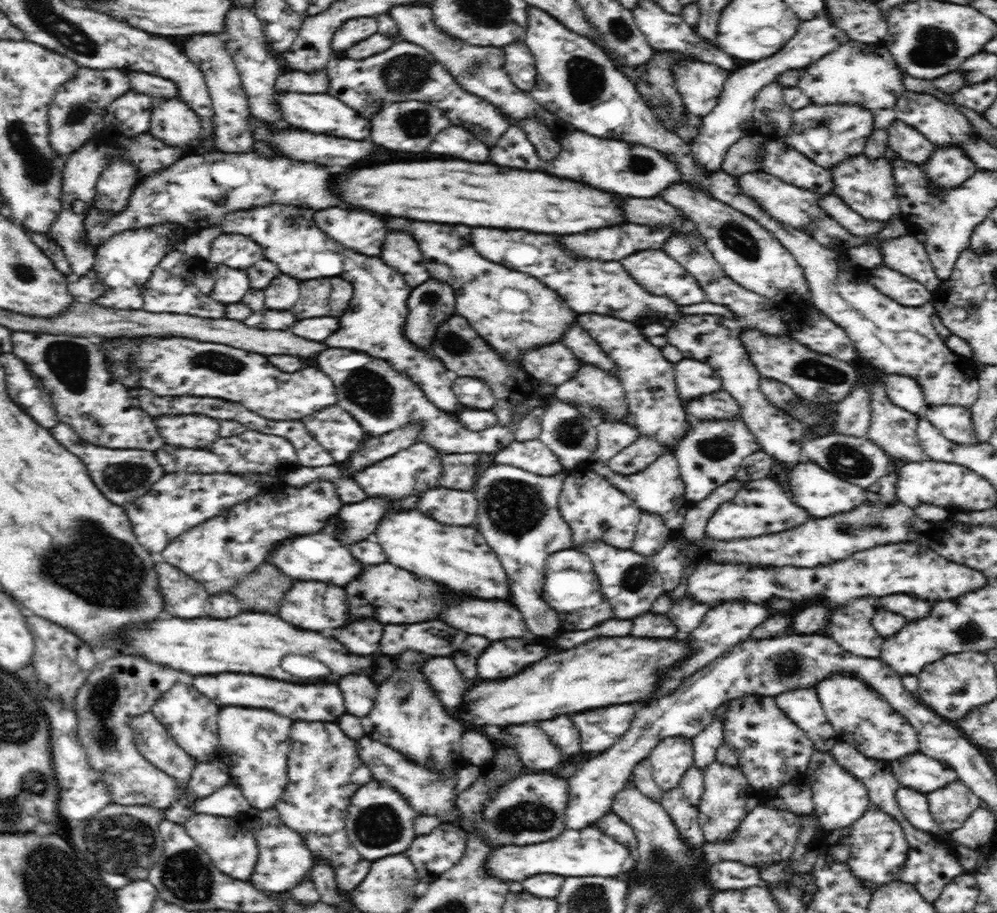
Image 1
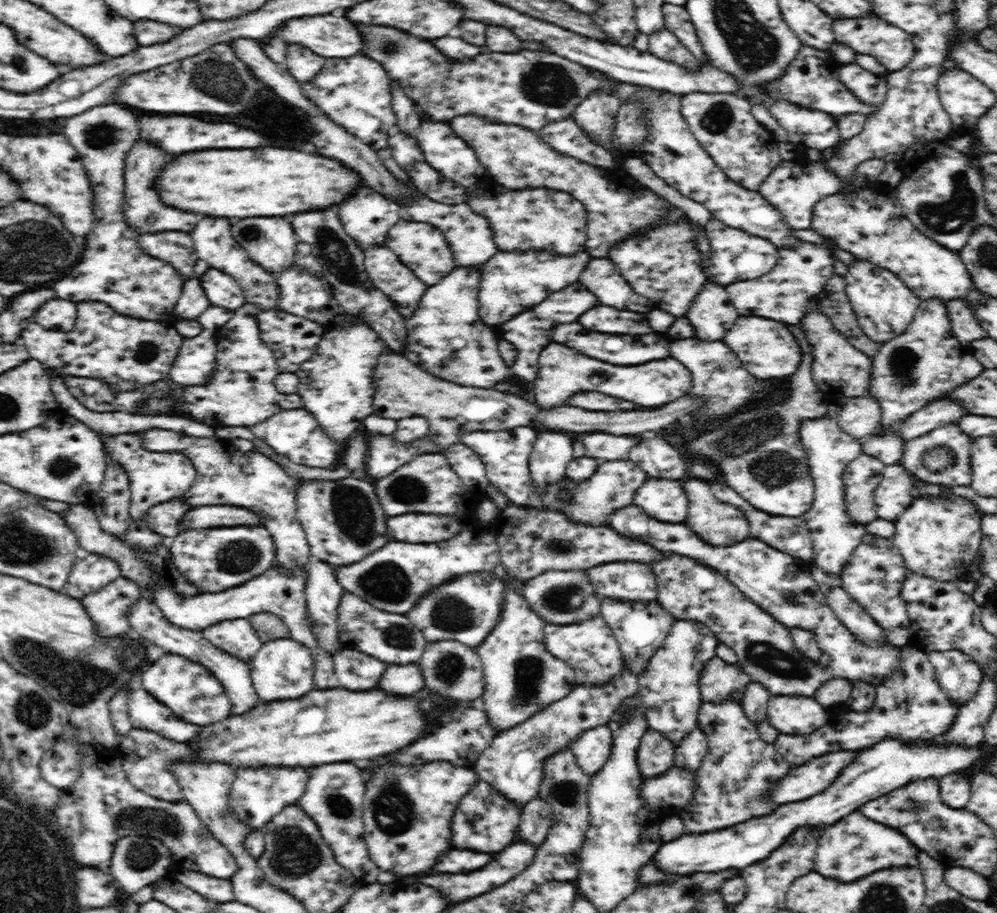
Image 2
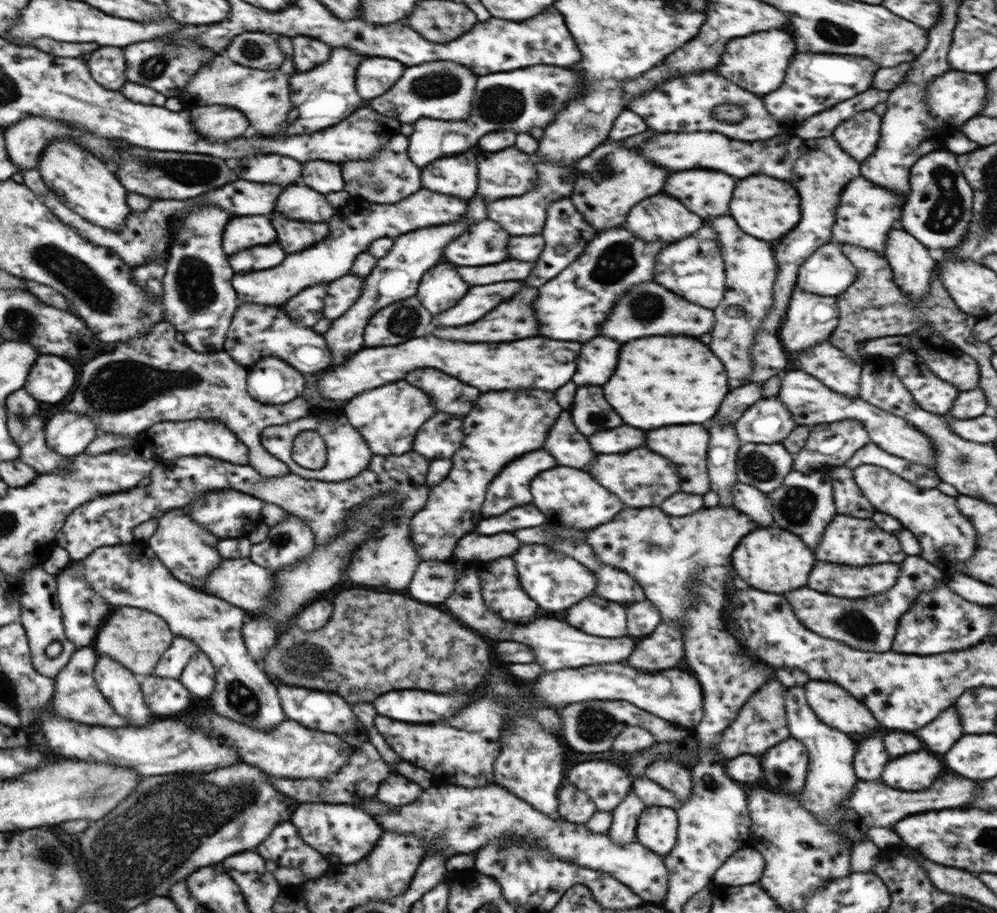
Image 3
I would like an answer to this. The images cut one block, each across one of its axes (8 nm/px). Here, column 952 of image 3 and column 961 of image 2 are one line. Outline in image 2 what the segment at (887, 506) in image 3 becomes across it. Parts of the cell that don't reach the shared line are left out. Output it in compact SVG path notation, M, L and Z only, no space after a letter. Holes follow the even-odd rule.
M950 494L936 496L934 500L924 500L918 497L910 504L904 514L895 520L895 533L891 538L892 545L903 556L907 571L938 580L957 580L962 575L969 574L970 562L975 558L981 533L980 516L976 516L974 502L969 498Z

